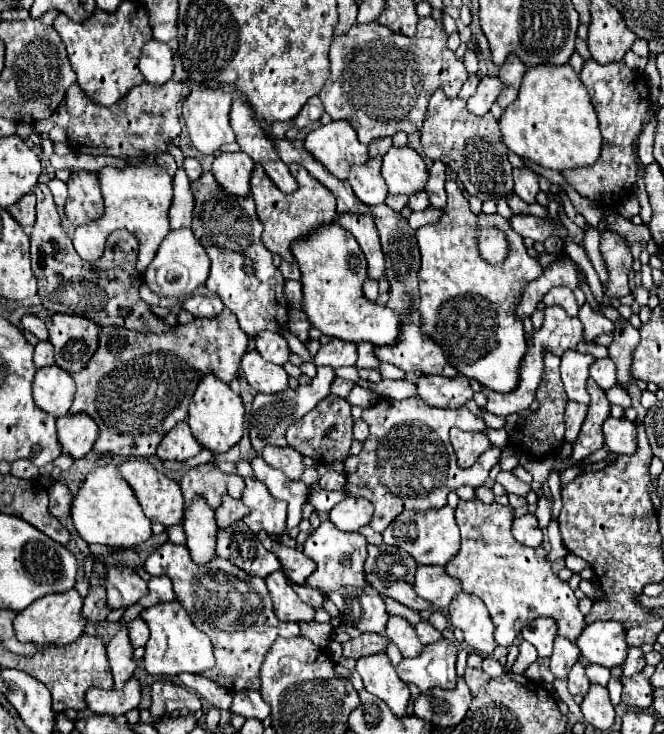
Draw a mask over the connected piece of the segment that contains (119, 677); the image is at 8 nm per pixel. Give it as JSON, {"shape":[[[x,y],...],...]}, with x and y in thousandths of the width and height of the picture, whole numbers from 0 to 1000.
{"shape":[[[184,851],[181,860],[166,871],[160,881],[160,895],[172,920],[172,939],[184,939],[184,933],[199,922],[205,911],[205,898],[199,895],[202,881],[193,871],[193,851]]]}

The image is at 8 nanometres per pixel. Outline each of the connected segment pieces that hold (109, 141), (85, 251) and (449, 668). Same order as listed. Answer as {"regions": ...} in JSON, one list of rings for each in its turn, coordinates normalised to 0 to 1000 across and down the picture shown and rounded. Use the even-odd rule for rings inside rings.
{"regions":[[[[256,110],[244,119],[232,119],[226,113],[211,113],[193,129],[187,129],[172,146],[148,146],[114,113],[99,127],[99,149],[105,157],[102,168],[102,198],[114,208],[133,211],[235,211],[241,206],[253,206],[250,198],[262,187],[271,184],[271,162],[268,162],[268,138],[271,138],[271,113]]],[[[214,219],[202,228],[193,225],[187,230],[154,228],[148,233],[148,247],[151,247],[151,260],[154,260],[154,268],[157,268],[160,287],[157,287],[151,301],[123,307],[120,312],[111,315],[111,339],[117,342],[117,347],[127,356],[148,356],[157,345],[163,320],[175,312],[190,312],[211,331],[208,369],[217,372],[223,358],[232,353],[244,326],[256,315],[253,285],[256,285],[256,277],[259,277],[259,241],[238,222],[223,225],[220,219]]],[[[663,871],[660,876],[642,879],[630,895],[605,898],[596,914],[608,931],[623,931],[636,944],[654,936],[684,939],[687,892],[690,881],[675,871]]]]}

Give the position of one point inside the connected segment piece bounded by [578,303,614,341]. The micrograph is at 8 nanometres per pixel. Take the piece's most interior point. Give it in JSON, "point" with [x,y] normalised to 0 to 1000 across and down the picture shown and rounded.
{"point":[895,440]}

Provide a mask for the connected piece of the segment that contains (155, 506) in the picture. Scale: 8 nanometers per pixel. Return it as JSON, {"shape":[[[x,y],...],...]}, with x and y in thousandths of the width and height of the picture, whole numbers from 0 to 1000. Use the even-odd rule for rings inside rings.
{"shape":[[[196,625],[190,631],[184,631],[181,636],[184,650],[193,655],[193,661],[202,666],[208,685],[214,688],[220,704],[226,704],[232,713],[241,713],[247,718],[253,715],[271,715],[274,713],[274,702],[277,702],[277,680],[274,680],[274,669],[268,663],[268,658],[256,650],[250,650],[247,644],[241,644],[226,628],[220,625]]]}

